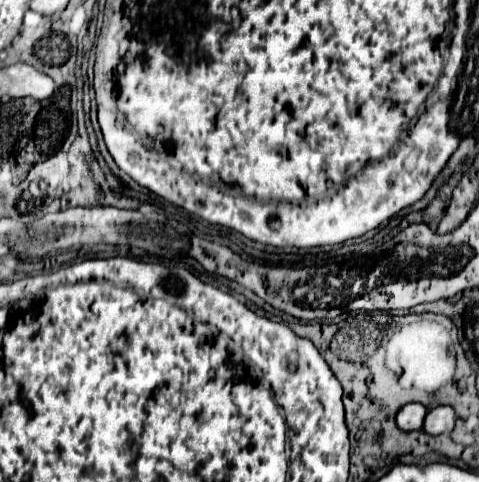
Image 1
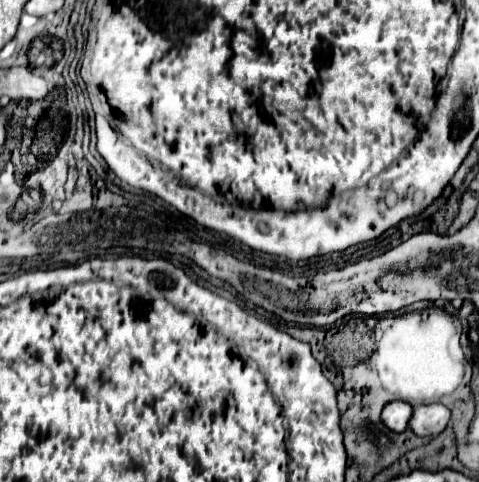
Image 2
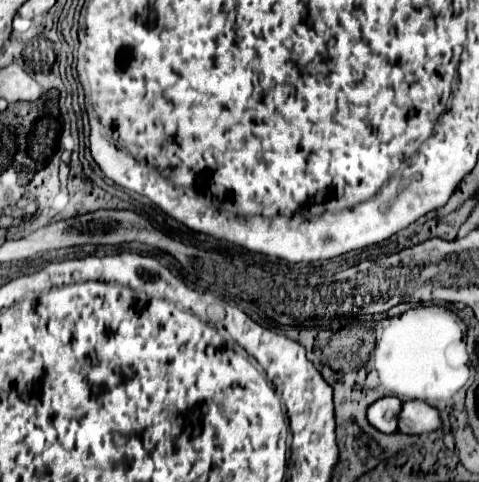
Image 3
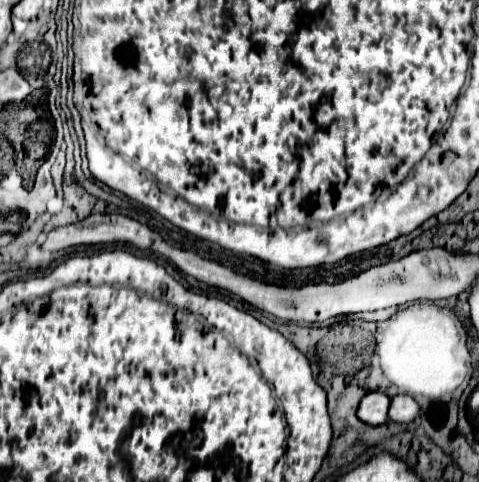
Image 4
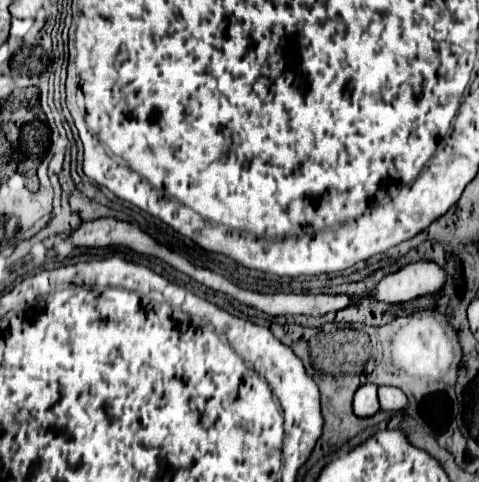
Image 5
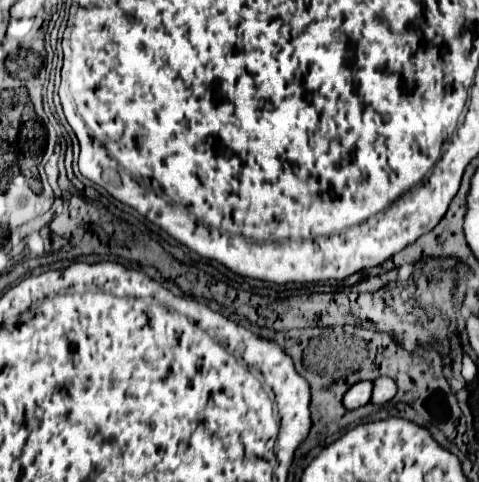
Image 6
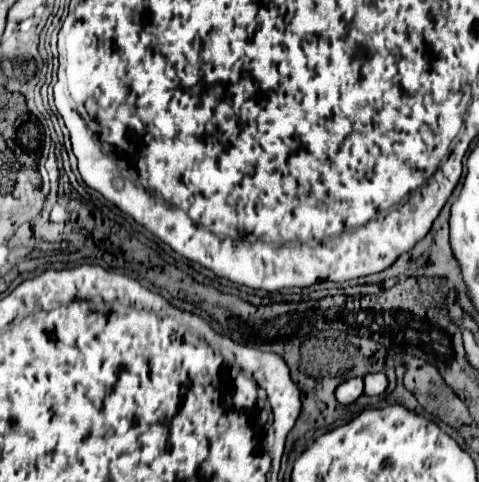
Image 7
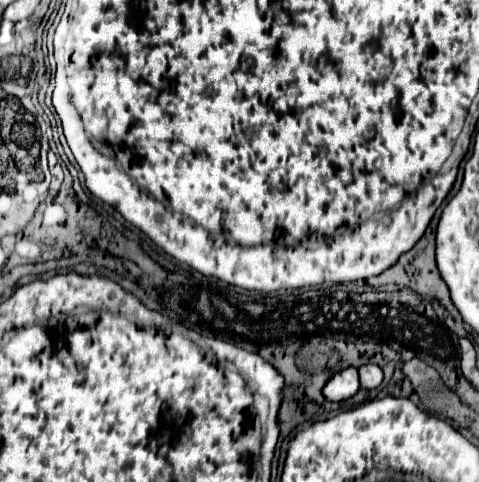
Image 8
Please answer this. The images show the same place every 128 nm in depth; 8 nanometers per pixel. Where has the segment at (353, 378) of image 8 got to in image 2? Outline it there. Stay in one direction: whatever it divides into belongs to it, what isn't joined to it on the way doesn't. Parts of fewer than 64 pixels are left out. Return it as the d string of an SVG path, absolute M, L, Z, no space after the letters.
M388 402L382 410L382 422L392 432L404 432L408 428L408 416L412 416L412 406L406 402Z

